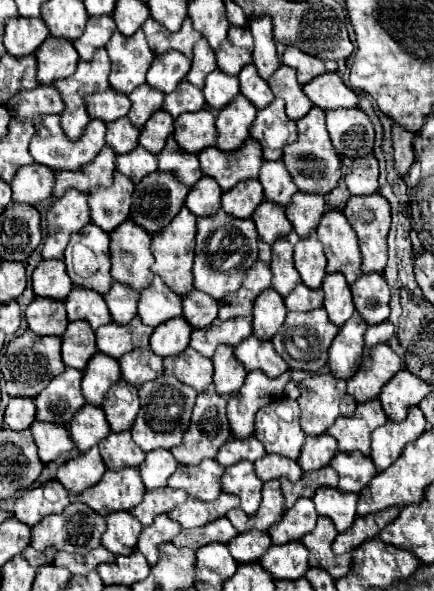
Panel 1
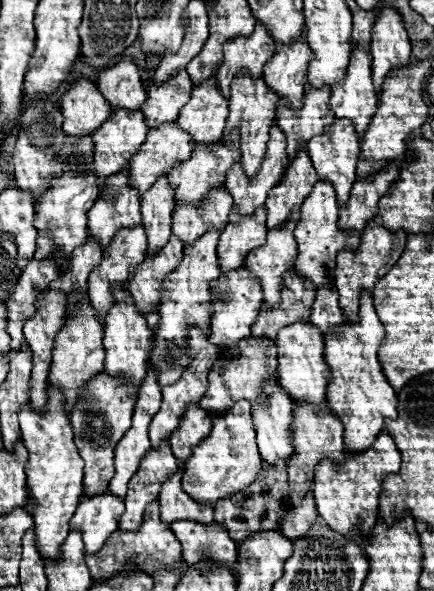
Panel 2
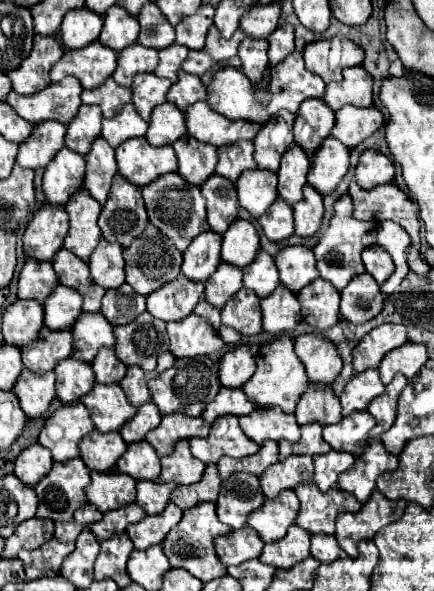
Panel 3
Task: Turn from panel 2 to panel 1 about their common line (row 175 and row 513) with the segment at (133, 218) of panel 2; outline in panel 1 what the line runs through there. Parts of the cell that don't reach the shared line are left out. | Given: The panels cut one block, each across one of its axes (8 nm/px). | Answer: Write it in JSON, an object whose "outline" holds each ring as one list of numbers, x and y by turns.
{"outline":[[114,512,112,516,106,516,106,532,102,536,102,546,116,556,128,556,136,548,140,530,140,522,128,512]]}

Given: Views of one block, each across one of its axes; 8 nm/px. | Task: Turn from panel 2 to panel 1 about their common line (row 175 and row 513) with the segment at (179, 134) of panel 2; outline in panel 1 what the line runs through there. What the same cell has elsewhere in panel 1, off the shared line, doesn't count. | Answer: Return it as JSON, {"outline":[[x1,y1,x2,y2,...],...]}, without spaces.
{"outline":[[160,488,160,492,146,492,144,500,130,510,130,514,142,524,150,526,156,516,170,512,172,508,184,504,188,500,188,494,184,490,174,490,174,488]]}

